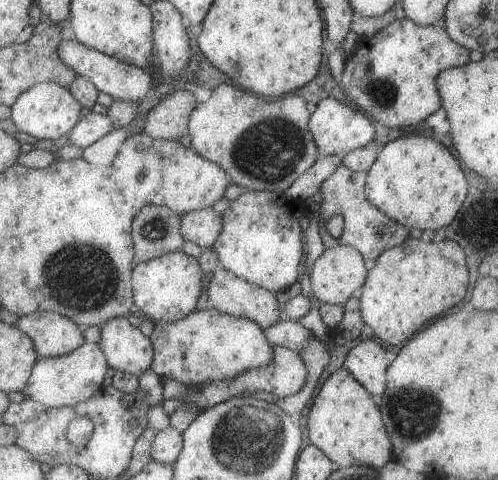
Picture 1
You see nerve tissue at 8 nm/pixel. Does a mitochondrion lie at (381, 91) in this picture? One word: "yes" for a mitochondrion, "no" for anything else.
yes

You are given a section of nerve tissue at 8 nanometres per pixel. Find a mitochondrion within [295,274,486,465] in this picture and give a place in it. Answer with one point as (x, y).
(415, 414)

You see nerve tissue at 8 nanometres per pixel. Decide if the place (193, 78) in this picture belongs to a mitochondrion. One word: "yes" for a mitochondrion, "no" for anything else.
no

